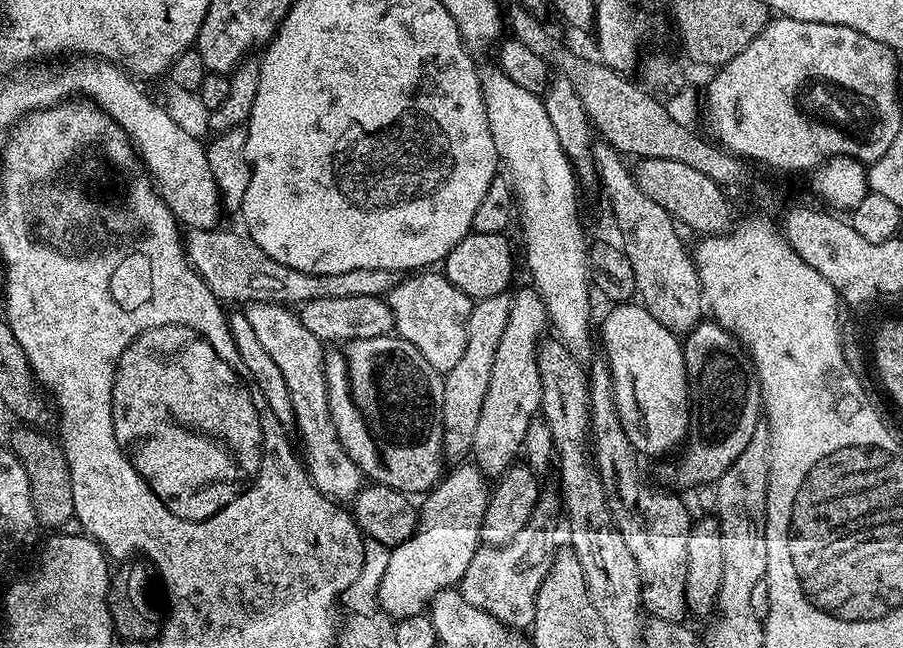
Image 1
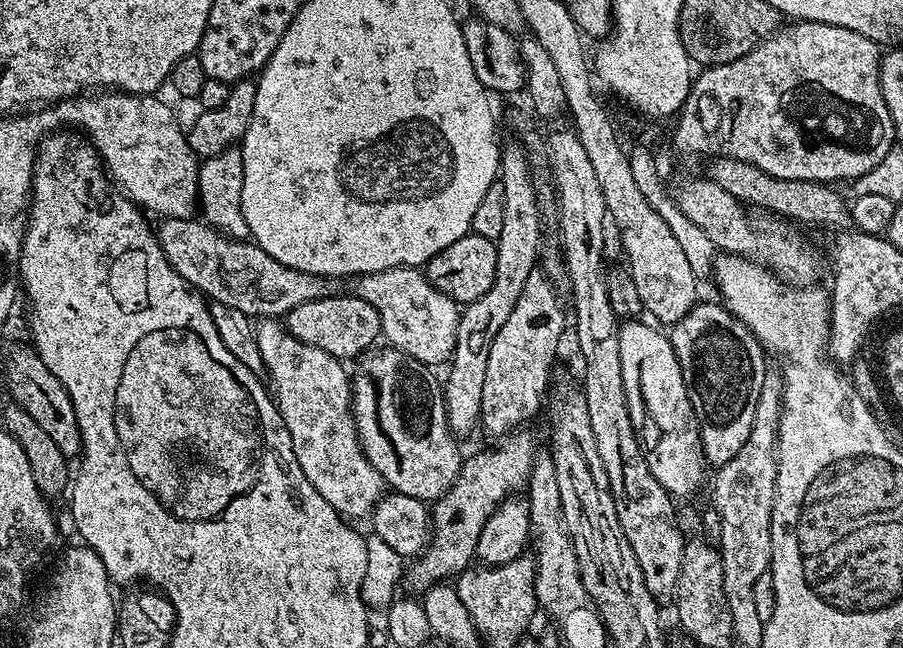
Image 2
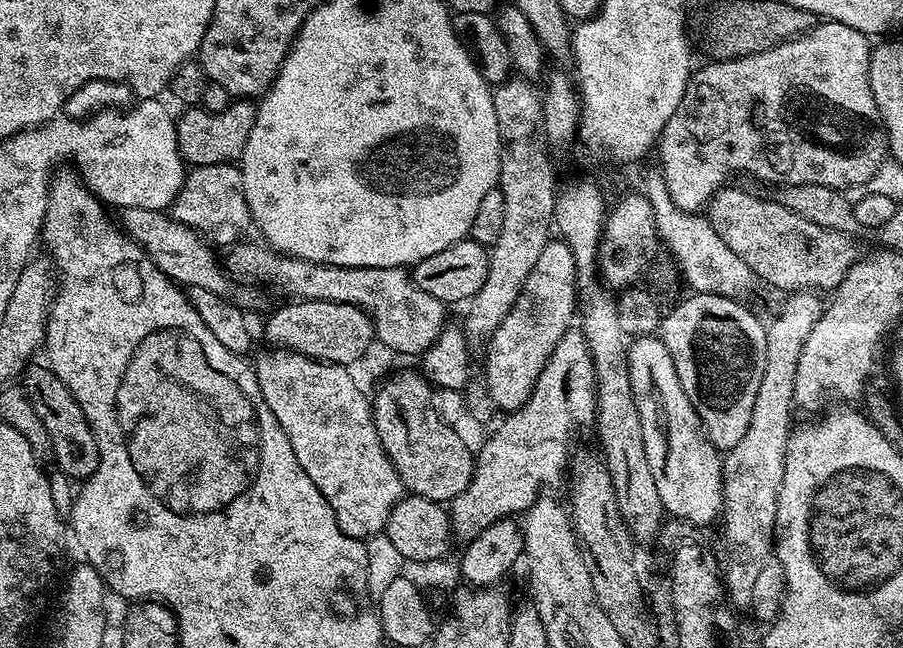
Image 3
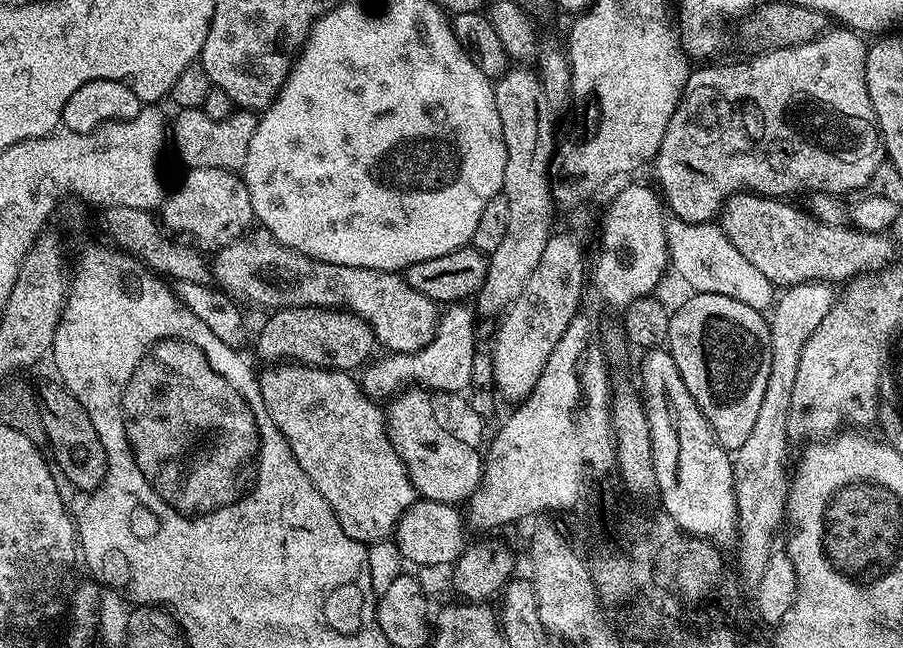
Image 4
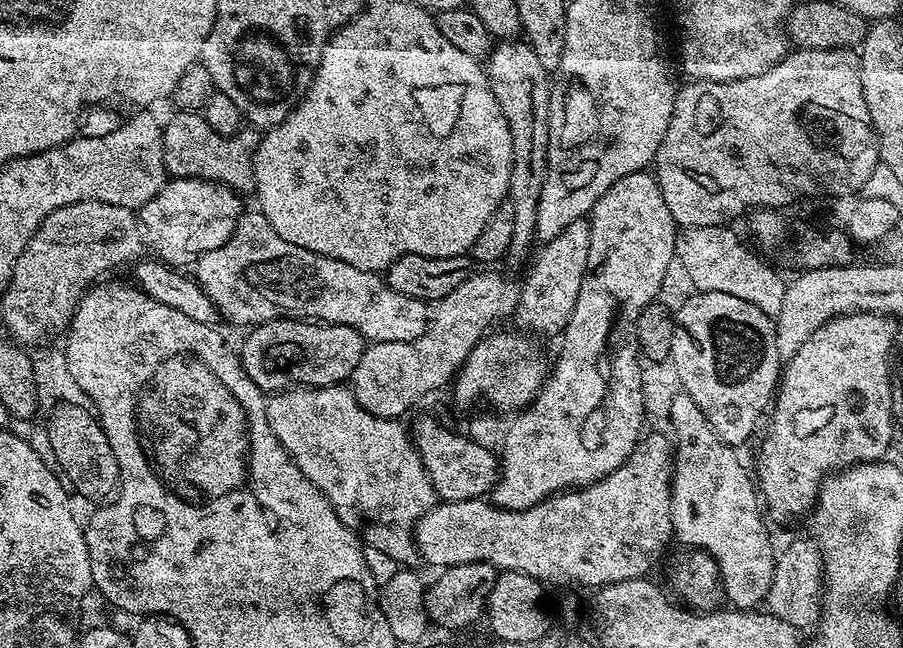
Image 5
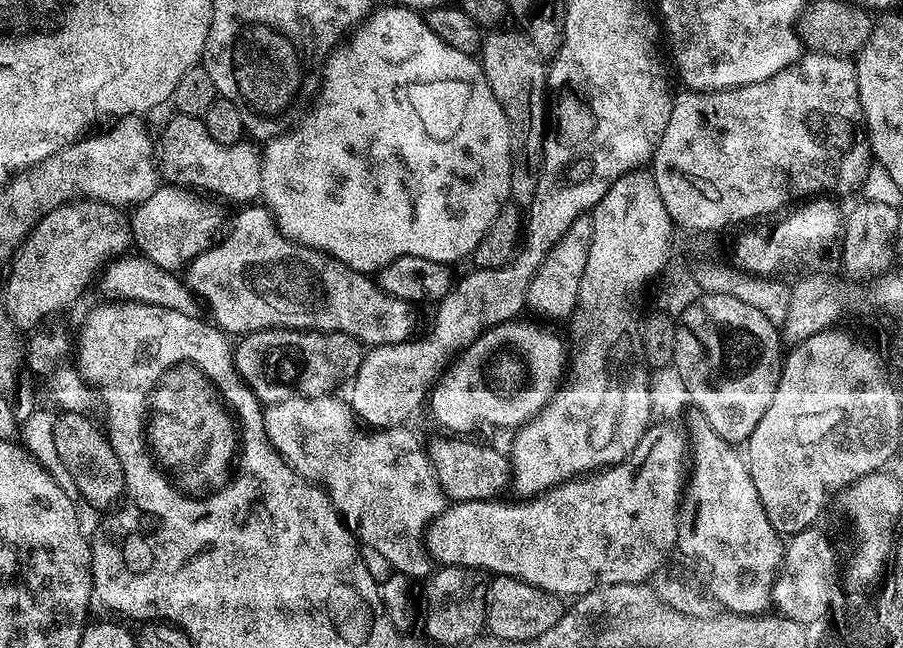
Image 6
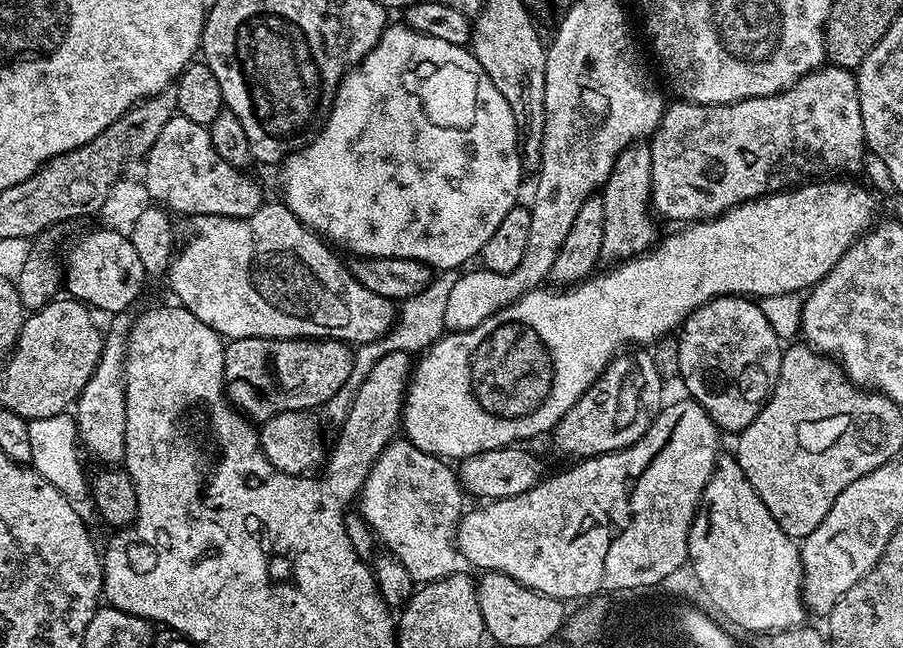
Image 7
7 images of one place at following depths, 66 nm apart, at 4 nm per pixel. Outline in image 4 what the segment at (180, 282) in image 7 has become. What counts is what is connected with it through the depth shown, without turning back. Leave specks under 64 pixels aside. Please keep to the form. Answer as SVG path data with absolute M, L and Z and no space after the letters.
M257 227L219 249L216 261L210 264L210 272L215 283L241 305L253 304L256 308L279 310L281 308L338 308L354 313L372 328L377 345L385 344L391 352L417 352L422 350L436 336L438 305L436 301L418 294L414 286L404 281L400 272L387 272L358 266L342 266L310 258L285 244L279 244L265 228Z

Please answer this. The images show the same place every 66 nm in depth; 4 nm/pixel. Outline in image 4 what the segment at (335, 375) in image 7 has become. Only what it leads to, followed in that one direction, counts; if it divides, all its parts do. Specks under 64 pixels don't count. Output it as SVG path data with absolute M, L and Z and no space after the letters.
M281 308L269 316L272 317L261 326L256 336L256 352L272 366L281 362L295 362L307 364L309 368L331 368L351 373L356 370L352 368L359 369L373 355L372 348L377 347L376 336L370 325L347 310Z

